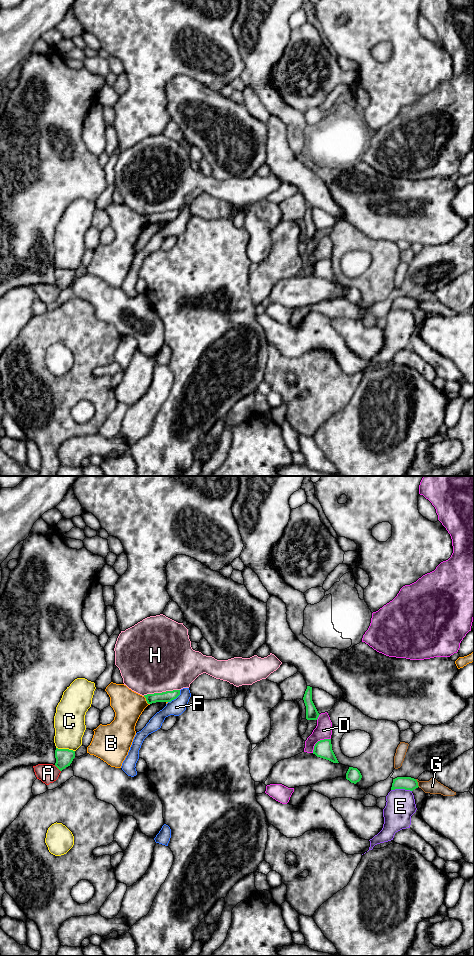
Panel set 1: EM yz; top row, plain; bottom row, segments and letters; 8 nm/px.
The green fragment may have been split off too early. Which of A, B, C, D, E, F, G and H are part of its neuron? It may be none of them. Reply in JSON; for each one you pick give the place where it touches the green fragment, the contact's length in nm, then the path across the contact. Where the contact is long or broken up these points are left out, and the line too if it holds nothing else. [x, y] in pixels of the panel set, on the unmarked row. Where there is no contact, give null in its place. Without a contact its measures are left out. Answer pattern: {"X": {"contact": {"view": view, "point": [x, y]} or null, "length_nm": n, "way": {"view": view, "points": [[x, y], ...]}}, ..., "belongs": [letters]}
{"belongs": []}

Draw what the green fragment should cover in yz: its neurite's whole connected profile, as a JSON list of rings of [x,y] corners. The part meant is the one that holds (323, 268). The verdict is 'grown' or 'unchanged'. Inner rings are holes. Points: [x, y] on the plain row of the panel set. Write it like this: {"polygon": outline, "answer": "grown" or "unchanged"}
{"polygon": [[[331,259],[318,261],[314,266],[313,274],[315,274],[317,277],[329,280],[333,283],[339,283],[332,270]]], "answer": "unchanged"}

